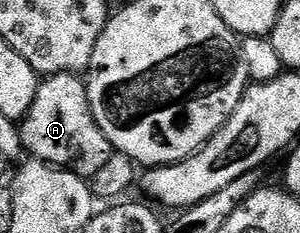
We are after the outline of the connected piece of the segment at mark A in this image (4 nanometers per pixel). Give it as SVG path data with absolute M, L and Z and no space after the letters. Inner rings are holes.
M73 73L50 75L41 79L35 105L31 105L19 123L21 145L40 163L64 167L66 171L74 171L80 179L91 181L115 152L91 113L88 86L77 79L80 78Z

